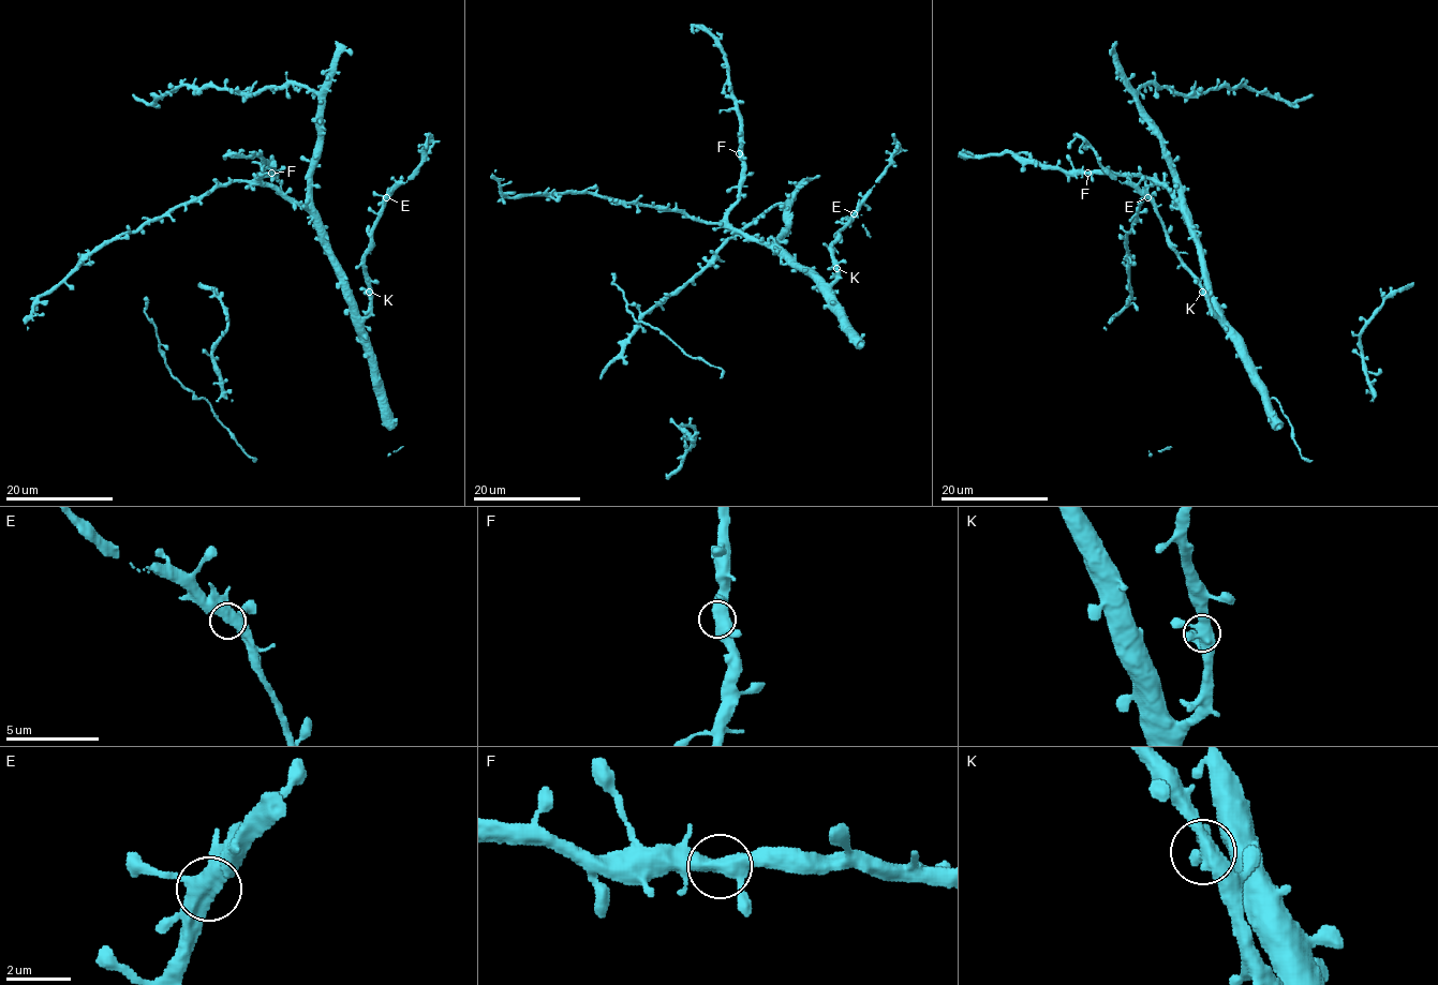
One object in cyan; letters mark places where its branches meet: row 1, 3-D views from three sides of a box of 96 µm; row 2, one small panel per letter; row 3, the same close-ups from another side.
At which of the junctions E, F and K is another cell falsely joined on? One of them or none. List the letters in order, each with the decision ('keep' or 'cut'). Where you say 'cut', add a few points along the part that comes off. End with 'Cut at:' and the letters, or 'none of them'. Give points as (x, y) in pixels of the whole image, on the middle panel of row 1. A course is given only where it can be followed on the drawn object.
E: keep
F: keep
K: keep
Cut at: none of them

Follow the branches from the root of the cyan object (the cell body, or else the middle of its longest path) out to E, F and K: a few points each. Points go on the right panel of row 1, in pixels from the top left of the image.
E: (1133, 223), (1143, 192), (1158, 181), (1187, 213), (1217, 317), (1210, 296), (1180, 259), (1156, 207), (1147, 197)
F: (1133, 223), (1143, 192), (1156, 181), (1127, 173), (1087, 173)
K: (1133, 223), (1143, 192), (1158, 181), (1187, 213), (1205, 270), (1205, 285), (1217, 317), (1202, 292)

